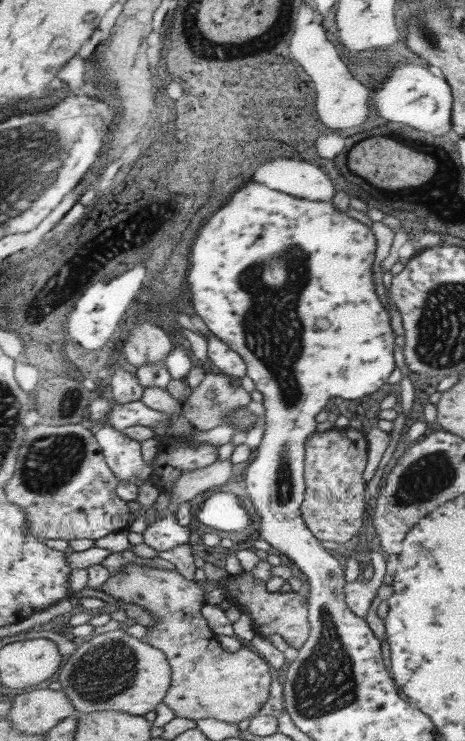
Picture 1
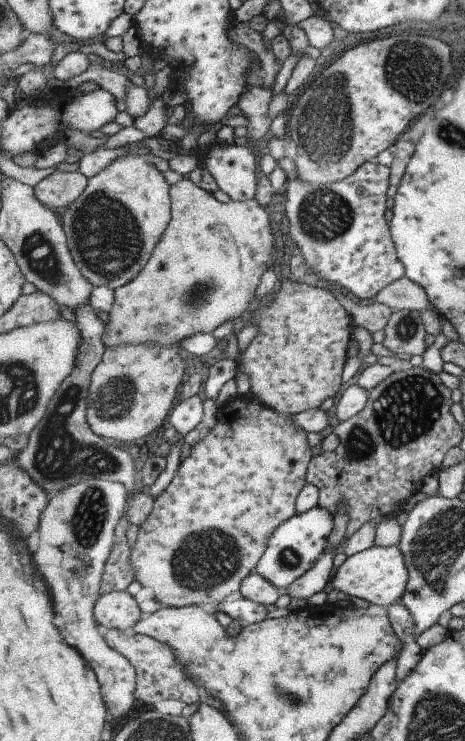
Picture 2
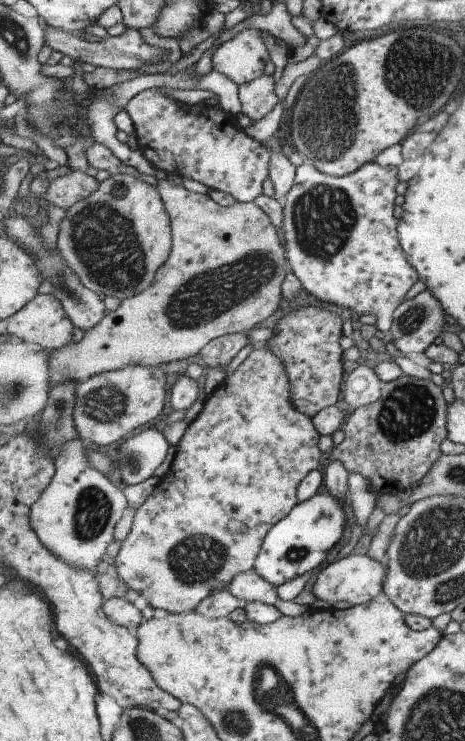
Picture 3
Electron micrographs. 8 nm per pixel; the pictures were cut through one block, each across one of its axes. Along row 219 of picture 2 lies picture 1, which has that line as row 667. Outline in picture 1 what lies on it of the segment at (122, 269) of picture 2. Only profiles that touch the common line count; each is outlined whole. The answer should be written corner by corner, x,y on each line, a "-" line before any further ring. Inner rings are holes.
123,629
95,635
68,656
58,680
78,712
125,711
132,715
155,712
172,685
172,666
165,651

